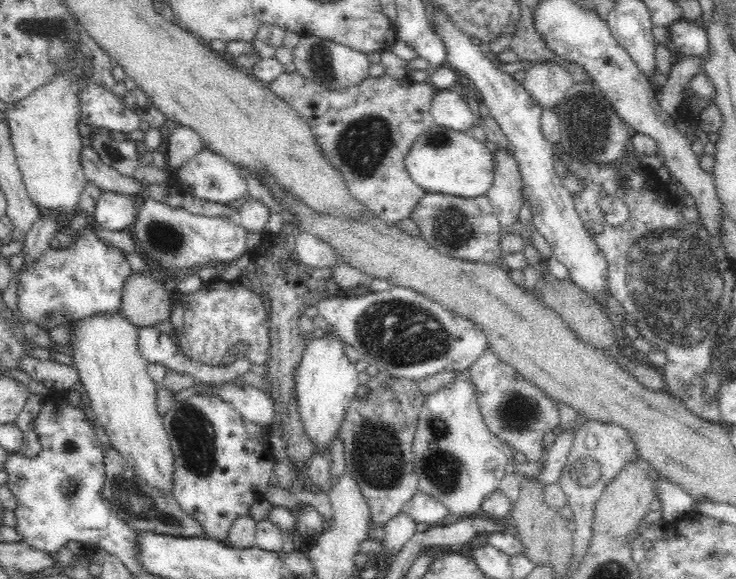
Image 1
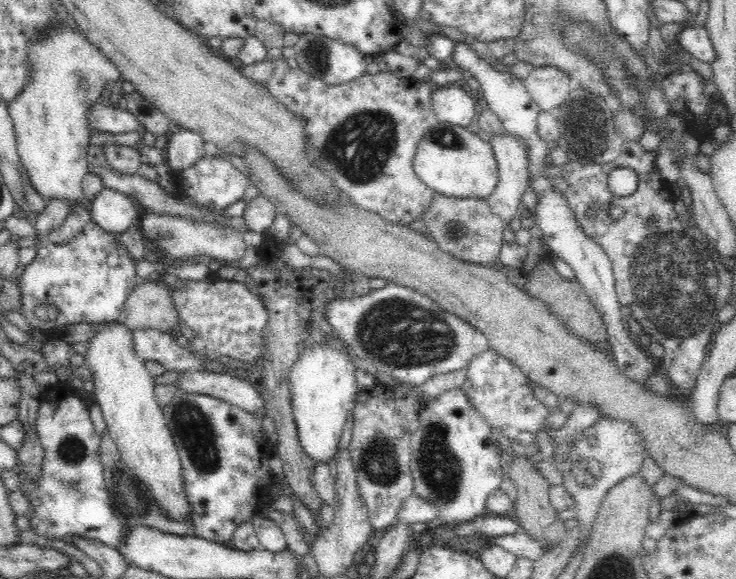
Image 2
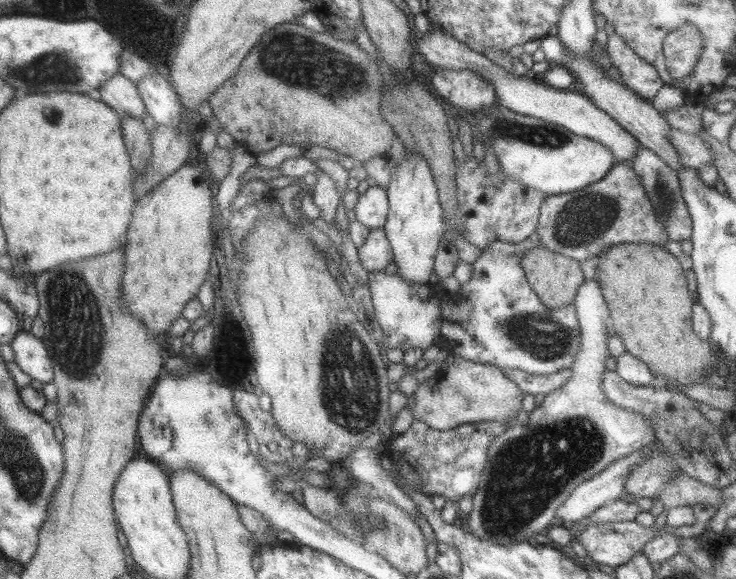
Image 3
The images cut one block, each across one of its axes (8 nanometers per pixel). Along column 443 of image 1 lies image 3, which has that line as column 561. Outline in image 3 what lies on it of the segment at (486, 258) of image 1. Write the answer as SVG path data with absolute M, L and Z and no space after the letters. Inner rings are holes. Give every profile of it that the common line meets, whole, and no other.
M613 164L609 172L593 184L568 193L547 195L539 206L539 221L534 231L541 246L557 252L567 258L573 258L579 264L598 255L609 246L617 244L657 244L663 246L668 240L667 234L657 220L651 201L645 197L641 181L631 169L630 164Z

